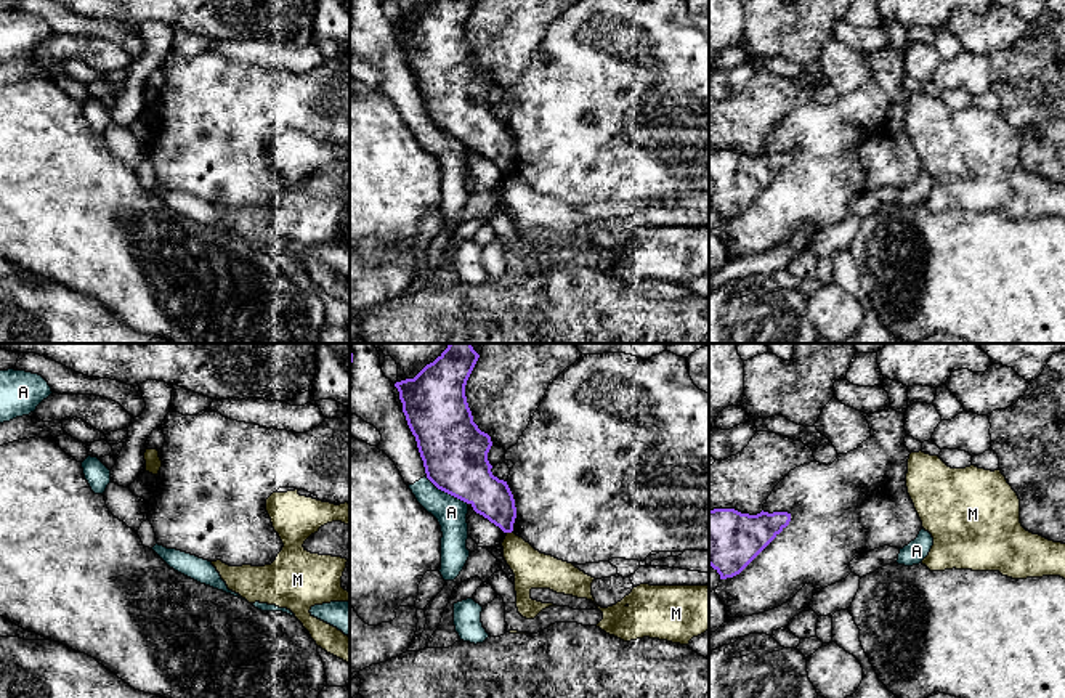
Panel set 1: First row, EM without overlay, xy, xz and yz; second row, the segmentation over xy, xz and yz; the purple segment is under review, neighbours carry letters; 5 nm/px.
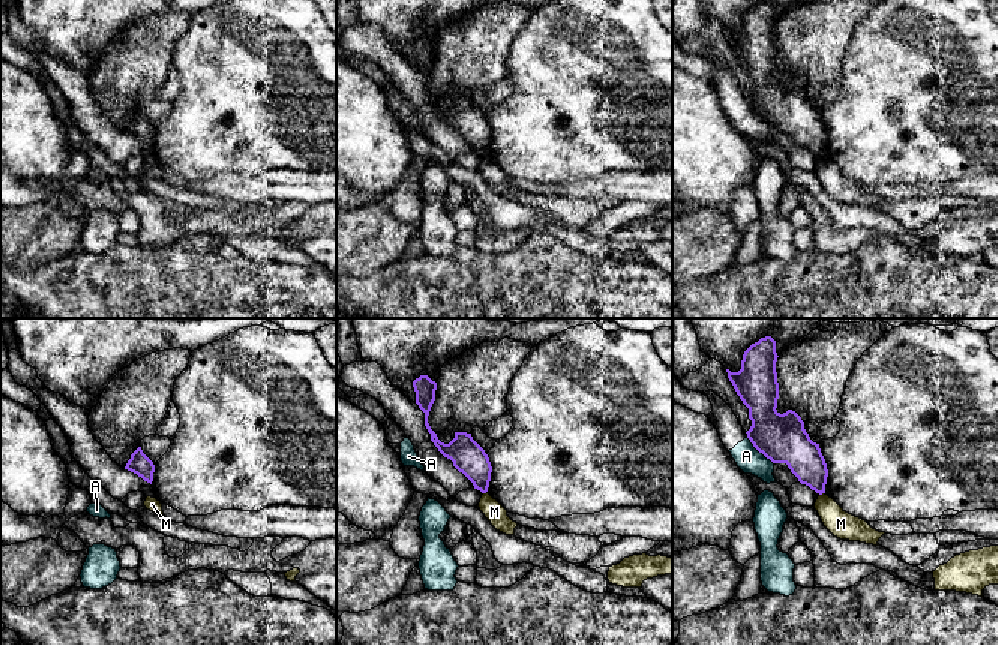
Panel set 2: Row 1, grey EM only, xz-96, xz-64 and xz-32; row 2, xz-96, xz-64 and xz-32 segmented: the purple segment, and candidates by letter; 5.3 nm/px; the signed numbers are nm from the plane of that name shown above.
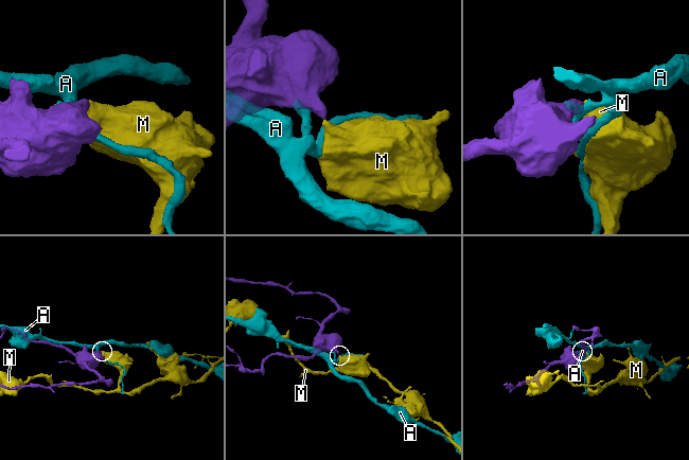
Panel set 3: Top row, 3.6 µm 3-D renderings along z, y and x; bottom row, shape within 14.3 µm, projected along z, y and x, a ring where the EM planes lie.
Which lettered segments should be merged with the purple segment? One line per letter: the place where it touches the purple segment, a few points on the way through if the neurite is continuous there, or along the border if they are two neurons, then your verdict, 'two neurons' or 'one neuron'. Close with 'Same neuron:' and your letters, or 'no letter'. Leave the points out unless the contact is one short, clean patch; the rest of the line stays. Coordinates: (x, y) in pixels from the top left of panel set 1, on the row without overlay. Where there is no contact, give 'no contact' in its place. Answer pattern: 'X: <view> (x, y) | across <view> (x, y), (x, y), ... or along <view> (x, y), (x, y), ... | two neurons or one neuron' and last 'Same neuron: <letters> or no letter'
A: xz (446, 132) | two neurons
M: xz (509, 172) | along xz (512, 170), (507, 174) | two neurons
Same neuron: no letter

